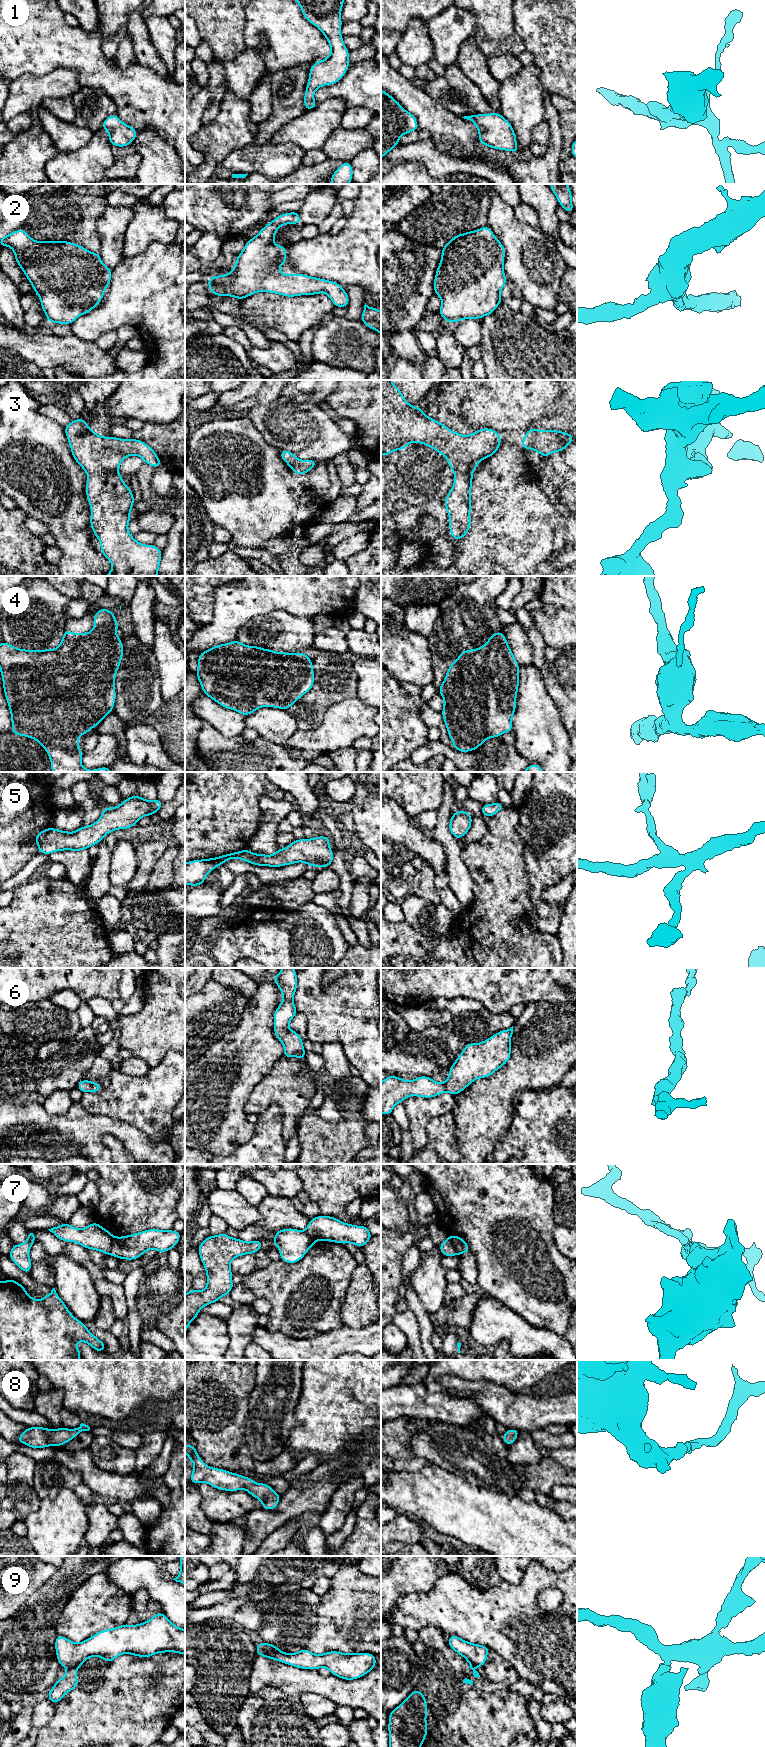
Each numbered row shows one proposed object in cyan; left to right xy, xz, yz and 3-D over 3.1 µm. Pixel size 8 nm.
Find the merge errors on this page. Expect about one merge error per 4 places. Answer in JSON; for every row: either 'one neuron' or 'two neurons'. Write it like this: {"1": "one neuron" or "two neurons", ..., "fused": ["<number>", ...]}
{"1": "one neuron", "2": "one neuron", "3": "one neuron", "4": "one neuron", "5": "one neuron", "6": "one neuron", "7": "two neurons", "8": "one neuron", "9": "two neurons", "fused": ["7", "9"]}

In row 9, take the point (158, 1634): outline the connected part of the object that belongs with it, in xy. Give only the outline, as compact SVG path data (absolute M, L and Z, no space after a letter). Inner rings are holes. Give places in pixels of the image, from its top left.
M159 1612L146 1622L137 1625L125 1623L112 1629L104 1629L80 1643L57 1634L55 1650L60 1667L81 1666L89 1657L101 1657L105 1663L110 1663L121 1654L142 1658L151 1657L160 1652L185 1655L185 1629L175 1626L163 1612Z

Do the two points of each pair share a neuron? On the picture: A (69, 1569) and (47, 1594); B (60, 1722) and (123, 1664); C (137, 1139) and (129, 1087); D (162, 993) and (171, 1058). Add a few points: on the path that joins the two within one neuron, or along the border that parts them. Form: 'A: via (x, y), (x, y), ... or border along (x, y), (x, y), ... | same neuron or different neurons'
A: via (66, 1575), (53, 1588) | same neuron
B: via (77, 1715), (111, 1681) | same neuron
C: border along (113, 1117), (136, 1126), (152, 1142) | different neurons
D: border along (174, 1049), (169, 1050), (157, 1064), (152, 1066) | different neurons

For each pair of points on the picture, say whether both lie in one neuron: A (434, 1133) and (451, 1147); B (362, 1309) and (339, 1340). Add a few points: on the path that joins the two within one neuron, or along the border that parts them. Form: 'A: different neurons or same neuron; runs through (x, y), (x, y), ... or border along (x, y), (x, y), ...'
A: same neuron; runs through (438, 1137), (447, 1146)
B: different neurons; border along (370, 1324), (363, 1328), (344, 1326)

